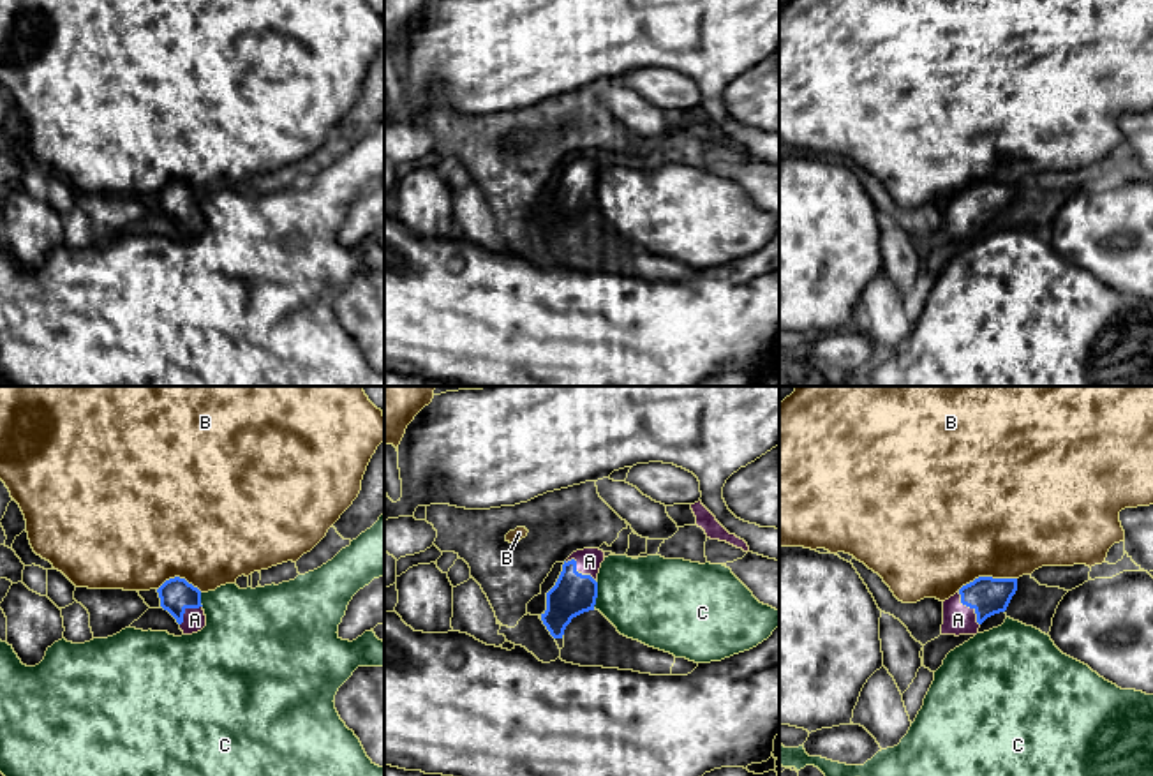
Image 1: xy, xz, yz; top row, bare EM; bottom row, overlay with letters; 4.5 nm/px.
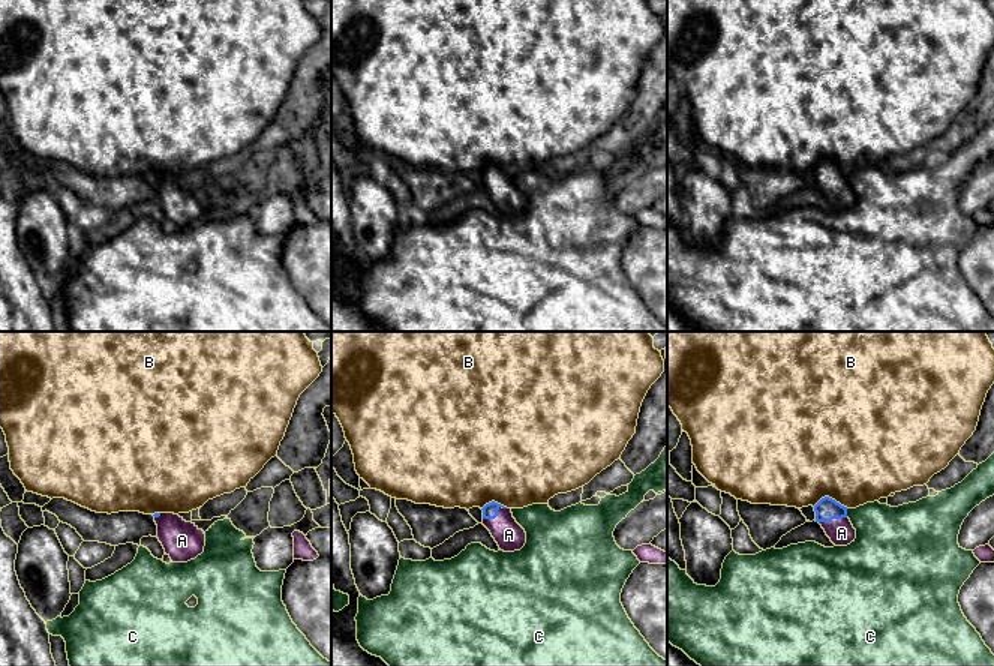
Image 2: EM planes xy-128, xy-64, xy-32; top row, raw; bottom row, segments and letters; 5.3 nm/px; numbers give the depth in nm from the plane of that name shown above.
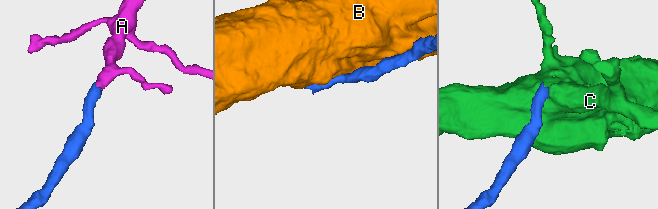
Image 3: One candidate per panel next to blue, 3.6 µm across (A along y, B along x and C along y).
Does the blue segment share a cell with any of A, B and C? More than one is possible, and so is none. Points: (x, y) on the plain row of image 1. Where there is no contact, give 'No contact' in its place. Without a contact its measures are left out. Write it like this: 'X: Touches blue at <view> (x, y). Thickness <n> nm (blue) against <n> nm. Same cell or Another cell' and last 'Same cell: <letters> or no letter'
A: Touches blue at yz (970, 212). Thickness 170 nm (blue) against 140 nm. Same cell
B: Touches blue at yz (986, 182). Thickness 170 nm (blue) against 500 nm. Another cell
C: Touches blue at xz (596, 200). Thickness 190 nm (blue) against 380 nm. Another cell
Same cell: A

